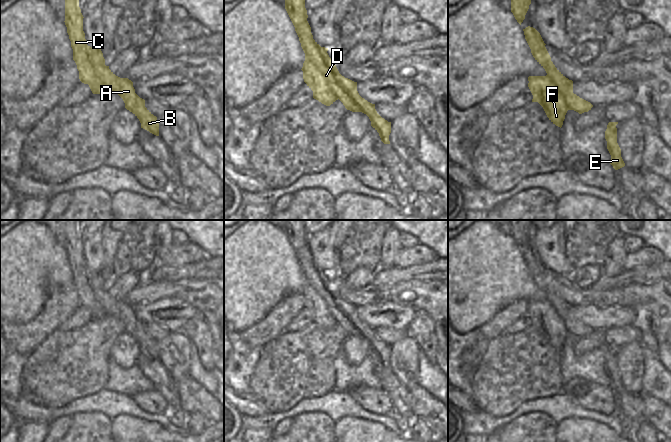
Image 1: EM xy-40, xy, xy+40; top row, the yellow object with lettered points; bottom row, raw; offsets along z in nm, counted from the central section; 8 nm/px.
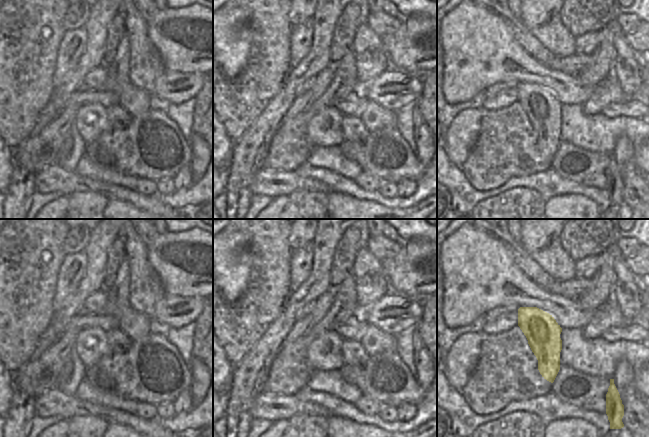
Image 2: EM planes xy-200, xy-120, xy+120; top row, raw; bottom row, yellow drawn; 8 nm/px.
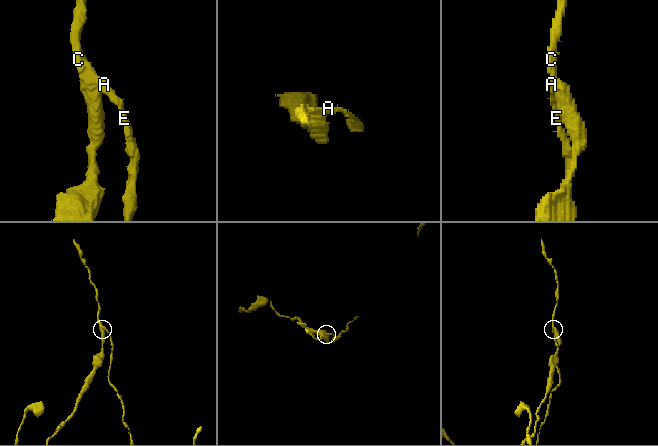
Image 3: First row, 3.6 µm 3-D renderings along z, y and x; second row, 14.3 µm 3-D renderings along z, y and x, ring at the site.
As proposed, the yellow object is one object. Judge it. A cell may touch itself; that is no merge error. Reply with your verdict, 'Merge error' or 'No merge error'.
Merge error

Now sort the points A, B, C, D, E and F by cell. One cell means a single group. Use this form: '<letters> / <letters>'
A B E / C D F

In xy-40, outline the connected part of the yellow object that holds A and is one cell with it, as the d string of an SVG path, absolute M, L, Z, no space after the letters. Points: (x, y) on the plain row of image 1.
M121 302L117 307L117 311L113 313L113 317L118 318L123 323L125 332L139 343L141 352L159 360L157 341L145 331L145 324L135 317L131 304L128 302Z

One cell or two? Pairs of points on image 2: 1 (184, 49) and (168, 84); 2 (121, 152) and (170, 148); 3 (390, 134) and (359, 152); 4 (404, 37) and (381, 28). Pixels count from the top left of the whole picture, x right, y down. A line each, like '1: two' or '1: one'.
1: two
2: one
3: one
4: two

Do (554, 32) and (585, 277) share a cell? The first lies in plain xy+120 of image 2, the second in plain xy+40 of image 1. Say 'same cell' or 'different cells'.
different cells

